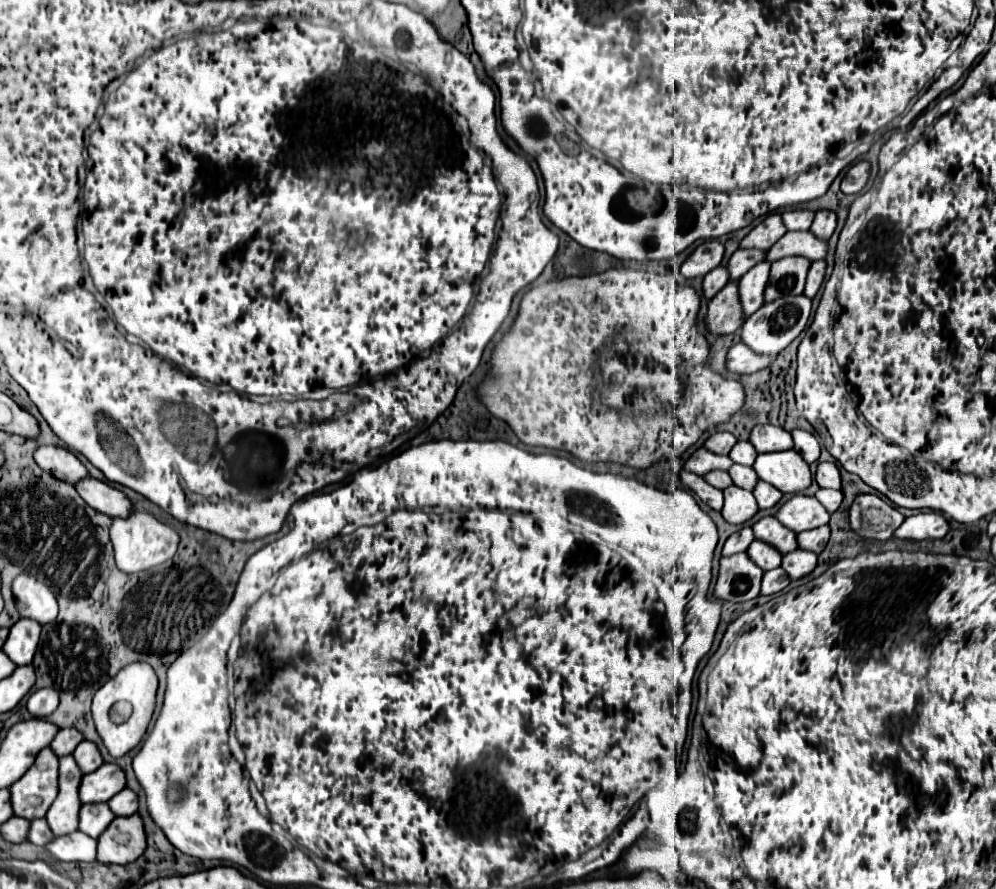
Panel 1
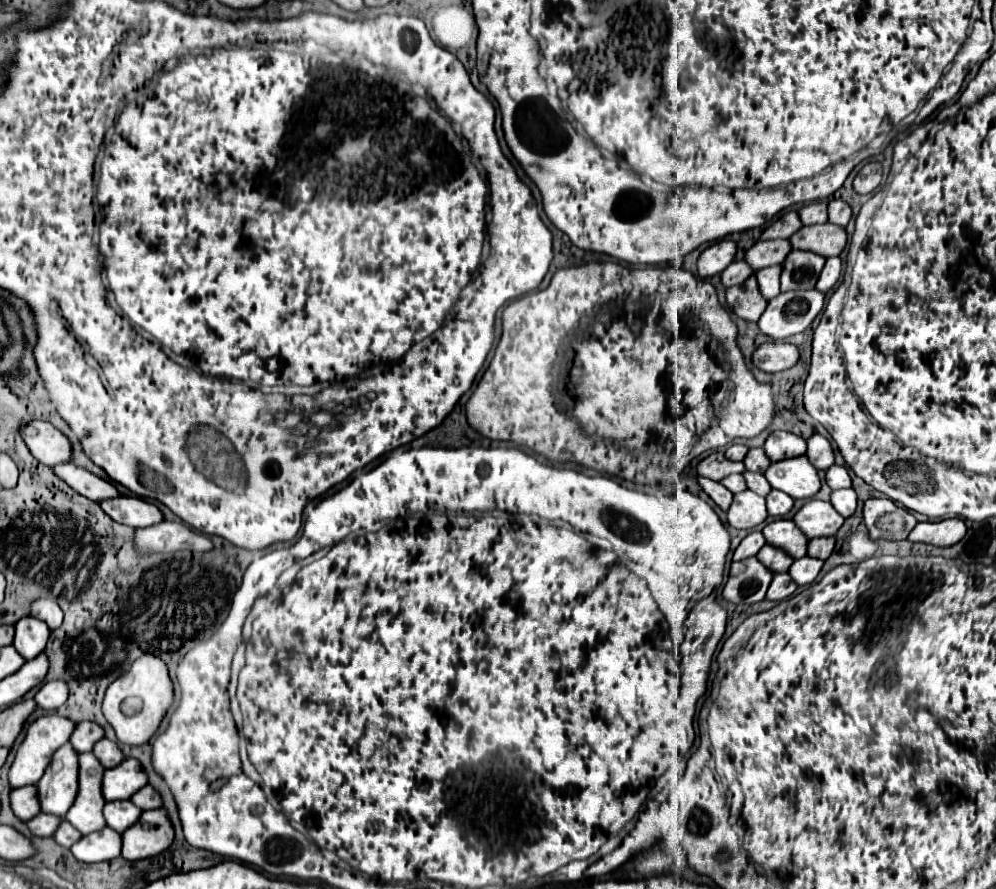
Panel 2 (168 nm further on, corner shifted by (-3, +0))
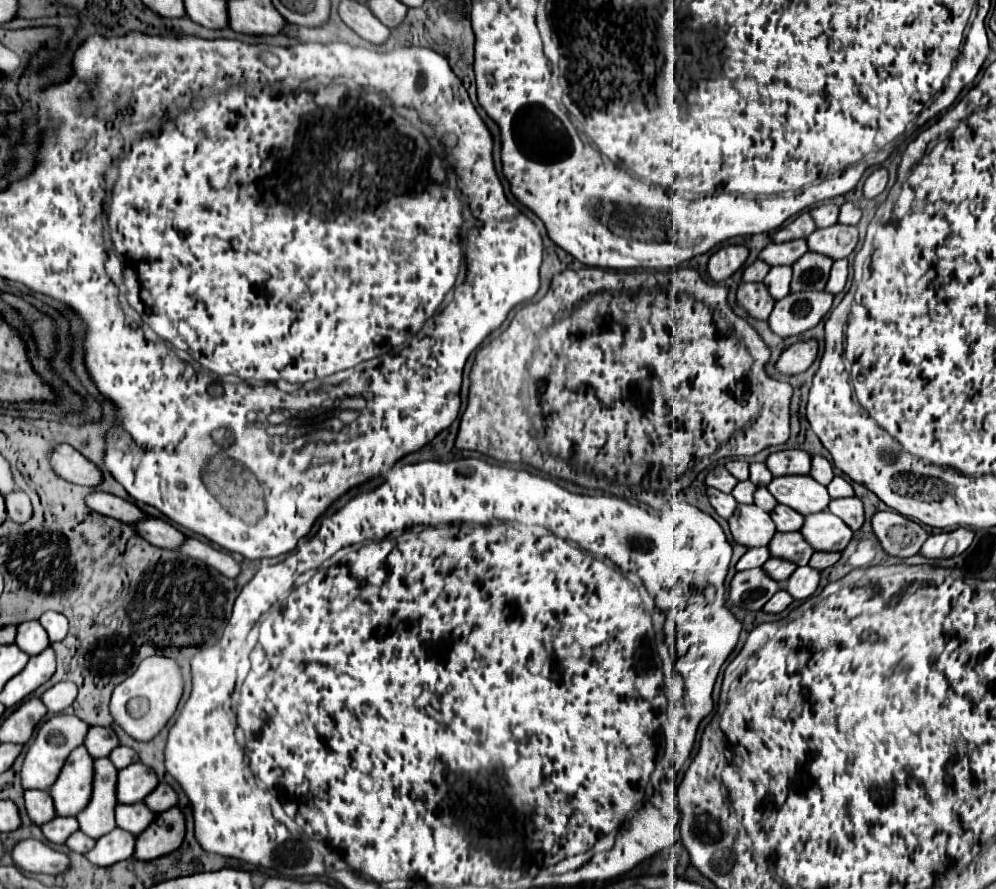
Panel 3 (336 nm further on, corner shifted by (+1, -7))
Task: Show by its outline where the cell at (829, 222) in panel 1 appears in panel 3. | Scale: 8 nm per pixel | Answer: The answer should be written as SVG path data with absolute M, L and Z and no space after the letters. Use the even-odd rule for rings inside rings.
M843 203L841 205L841 213L839 213L839 223L845 225L857 225L861 219L861 209L855 203Z

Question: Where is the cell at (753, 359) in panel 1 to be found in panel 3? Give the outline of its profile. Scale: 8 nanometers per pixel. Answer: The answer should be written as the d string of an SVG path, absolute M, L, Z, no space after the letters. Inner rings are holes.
M807 339L807 341L793 343L789 349L783 351L783 355L775 363L775 367L785 375L795 375L795 373L807 371L815 361L817 351L819 351L817 339Z

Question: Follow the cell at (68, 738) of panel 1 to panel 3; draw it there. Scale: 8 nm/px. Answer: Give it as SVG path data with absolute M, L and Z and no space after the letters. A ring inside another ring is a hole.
M91 727L87 733L85 747L89 753L97 757L109 757L109 753L119 745L119 739L111 727Z

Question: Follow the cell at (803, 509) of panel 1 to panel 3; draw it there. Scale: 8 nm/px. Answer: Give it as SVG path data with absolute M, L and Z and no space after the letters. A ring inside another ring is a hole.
M821 511L811 517L805 517L801 533L815 551L839 551L839 553L849 545L853 537L853 531L831 511Z

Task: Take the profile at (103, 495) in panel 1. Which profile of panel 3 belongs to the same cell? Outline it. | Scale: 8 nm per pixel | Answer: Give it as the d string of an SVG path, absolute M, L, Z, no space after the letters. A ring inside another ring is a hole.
M155 517L135 523L133 527L145 541L149 541L151 545L161 547L161 549L179 549L183 545L183 541L187 539L179 529L175 529L173 525L169 525L161 519L155 519Z

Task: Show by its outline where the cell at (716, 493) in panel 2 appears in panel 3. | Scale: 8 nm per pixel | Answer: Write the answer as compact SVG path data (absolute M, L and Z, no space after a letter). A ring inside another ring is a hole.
M713 487L707 489L707 495L709 495L709 501L713 505L713 509L723 517L723 519L729 519L733 513L735 513L735 507L737 507L737 501L733 495L727 495L727 493L721 493Z

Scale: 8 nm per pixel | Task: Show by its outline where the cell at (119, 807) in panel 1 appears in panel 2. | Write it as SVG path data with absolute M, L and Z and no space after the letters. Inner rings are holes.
M147 784L141 790L137 790L131 798L129 798L137 808L141 810L153 810L153 808L161 808L161 796Z

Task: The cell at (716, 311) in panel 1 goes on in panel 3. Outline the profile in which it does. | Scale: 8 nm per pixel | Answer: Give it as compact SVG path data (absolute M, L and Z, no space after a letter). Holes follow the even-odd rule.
M741 283L737 291L737 301L751 317L763 321L769 319L775 305L775 299L769 295L765 283Z

